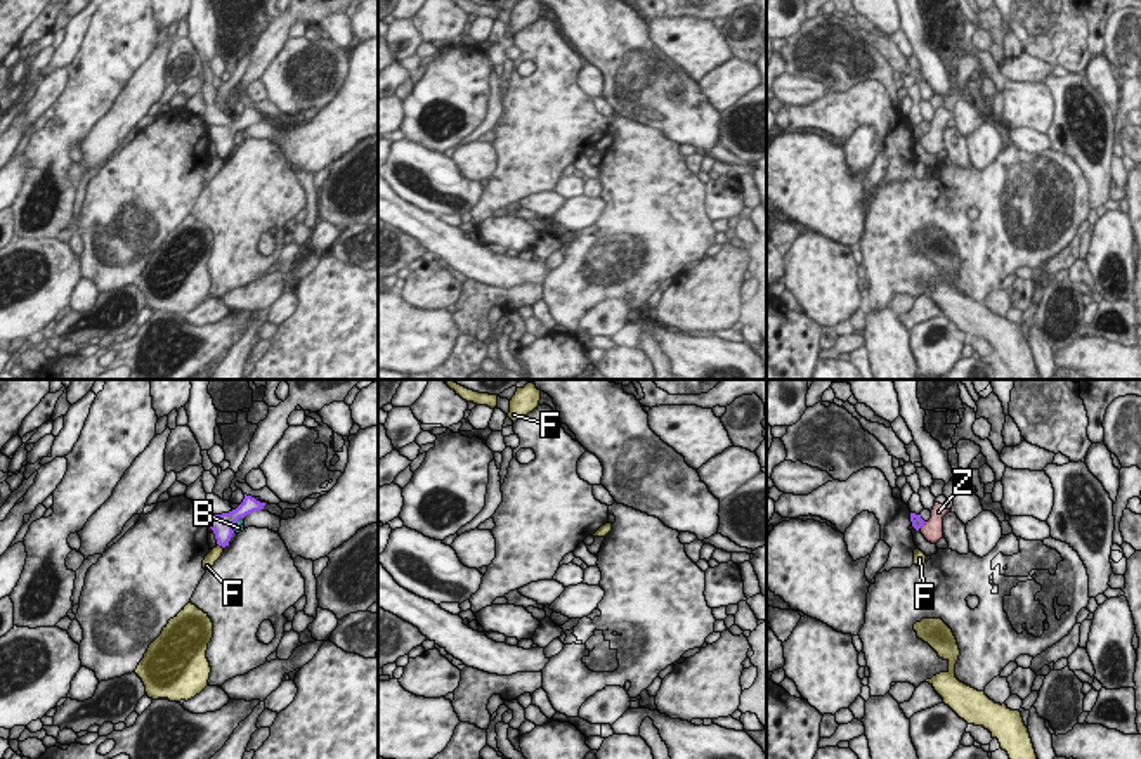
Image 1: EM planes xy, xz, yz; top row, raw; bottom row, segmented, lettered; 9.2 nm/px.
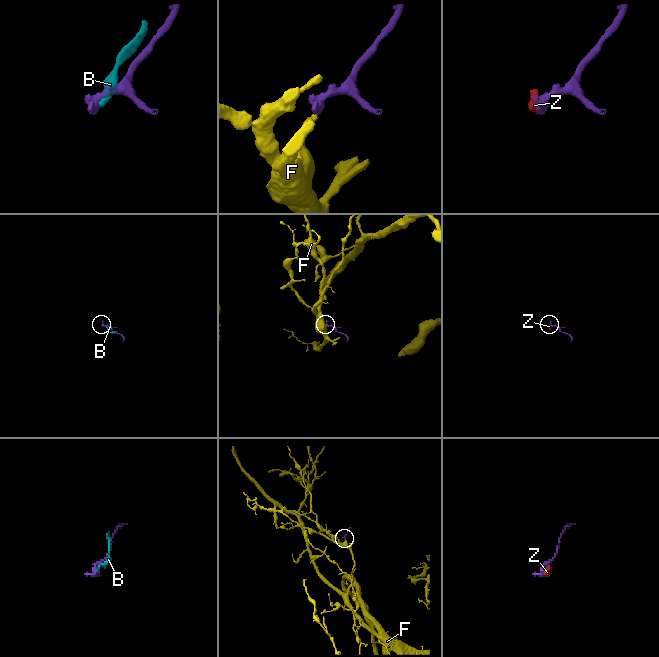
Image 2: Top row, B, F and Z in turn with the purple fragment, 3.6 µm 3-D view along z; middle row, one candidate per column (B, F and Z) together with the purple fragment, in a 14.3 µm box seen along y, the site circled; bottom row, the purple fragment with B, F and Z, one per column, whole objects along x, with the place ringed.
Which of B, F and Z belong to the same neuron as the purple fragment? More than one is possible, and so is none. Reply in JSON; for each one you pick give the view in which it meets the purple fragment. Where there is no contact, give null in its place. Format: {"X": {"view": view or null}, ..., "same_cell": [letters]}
{"same_cell": []}

